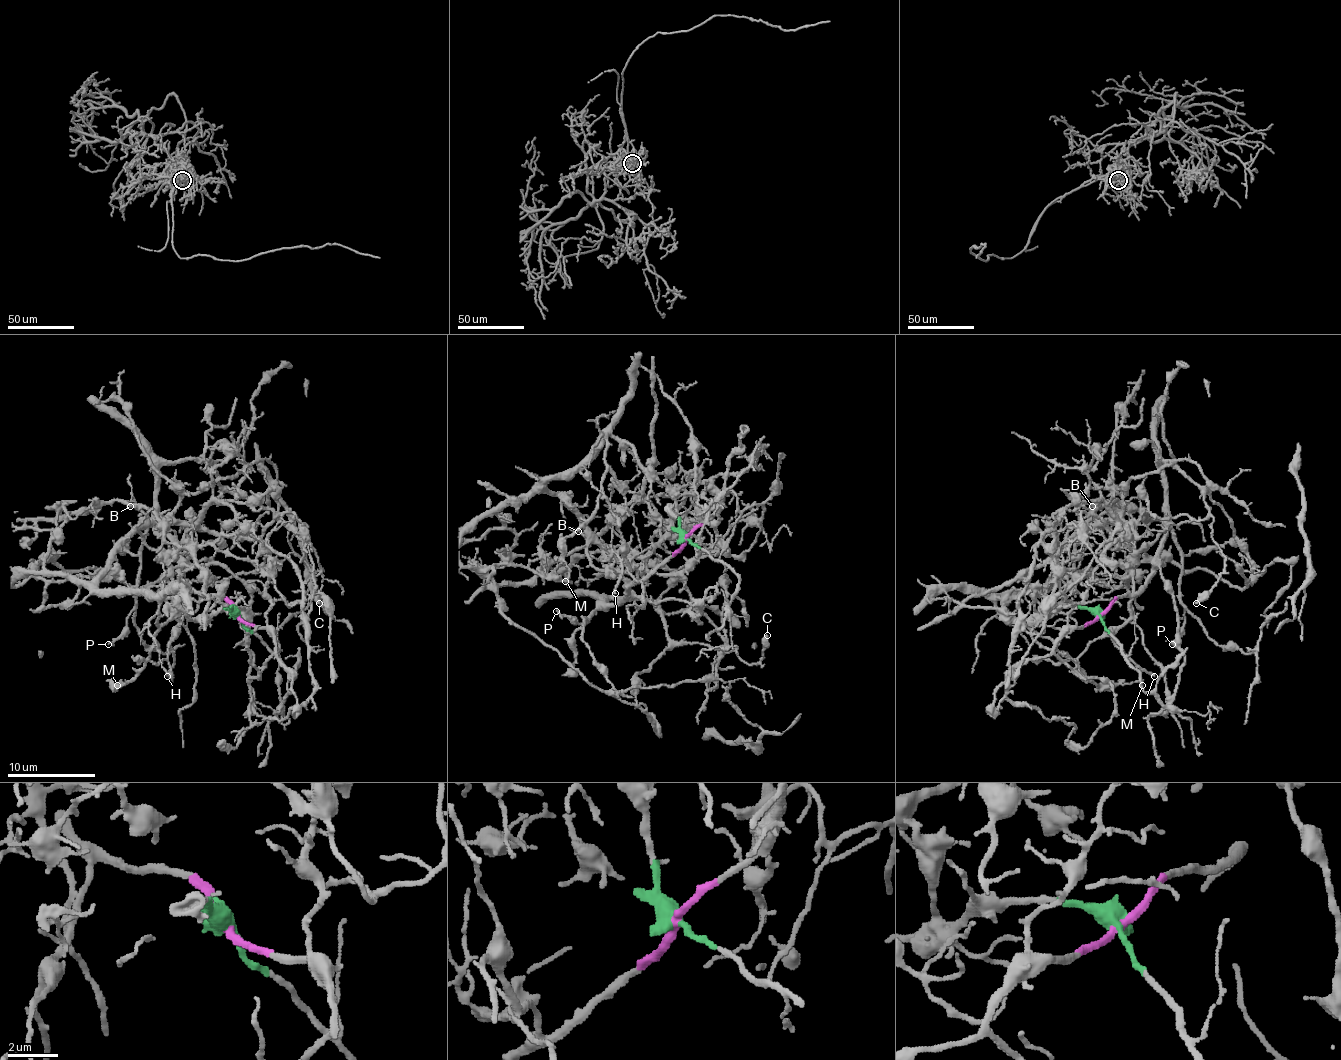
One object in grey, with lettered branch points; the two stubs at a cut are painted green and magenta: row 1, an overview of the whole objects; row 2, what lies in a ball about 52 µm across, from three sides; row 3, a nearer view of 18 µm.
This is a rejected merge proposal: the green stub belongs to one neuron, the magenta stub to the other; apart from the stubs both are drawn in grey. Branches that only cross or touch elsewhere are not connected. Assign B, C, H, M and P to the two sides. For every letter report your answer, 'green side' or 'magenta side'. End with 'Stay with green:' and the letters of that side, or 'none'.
B: green side
C: magenta side
H: magenta side
M: green side
P: magenta side
Stay with green: B, M

